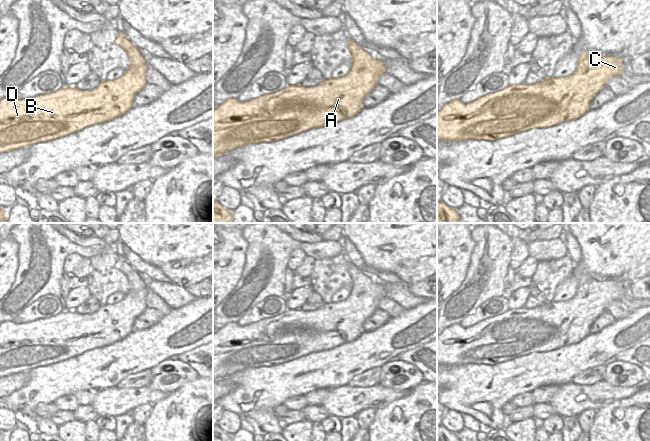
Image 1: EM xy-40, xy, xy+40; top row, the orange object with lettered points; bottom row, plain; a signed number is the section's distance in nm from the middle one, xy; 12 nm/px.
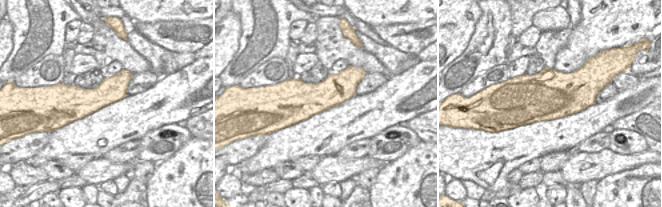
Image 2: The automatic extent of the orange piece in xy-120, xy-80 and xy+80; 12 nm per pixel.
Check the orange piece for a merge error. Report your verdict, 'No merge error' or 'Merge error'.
No merge error.

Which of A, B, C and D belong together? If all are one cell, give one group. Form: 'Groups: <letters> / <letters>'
Groups: A B C D.

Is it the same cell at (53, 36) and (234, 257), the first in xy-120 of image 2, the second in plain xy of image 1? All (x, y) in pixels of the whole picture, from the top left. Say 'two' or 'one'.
two

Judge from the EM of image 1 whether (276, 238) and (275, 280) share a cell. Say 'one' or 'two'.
one

